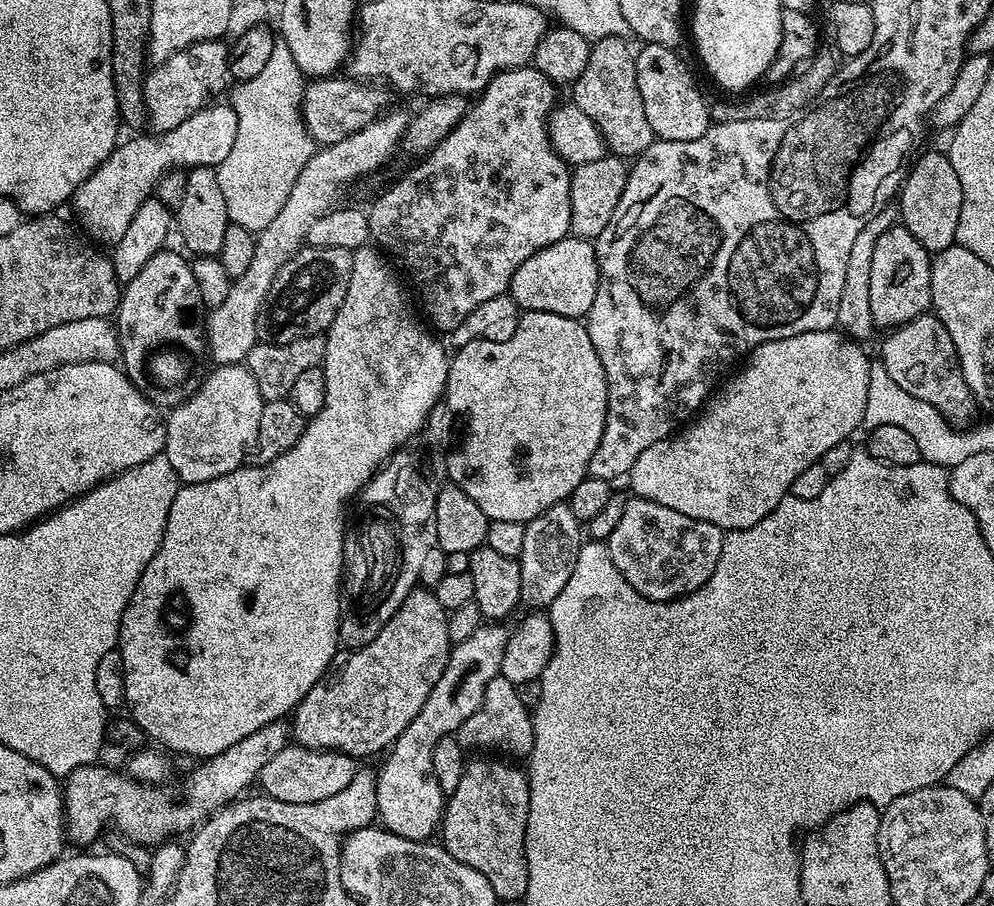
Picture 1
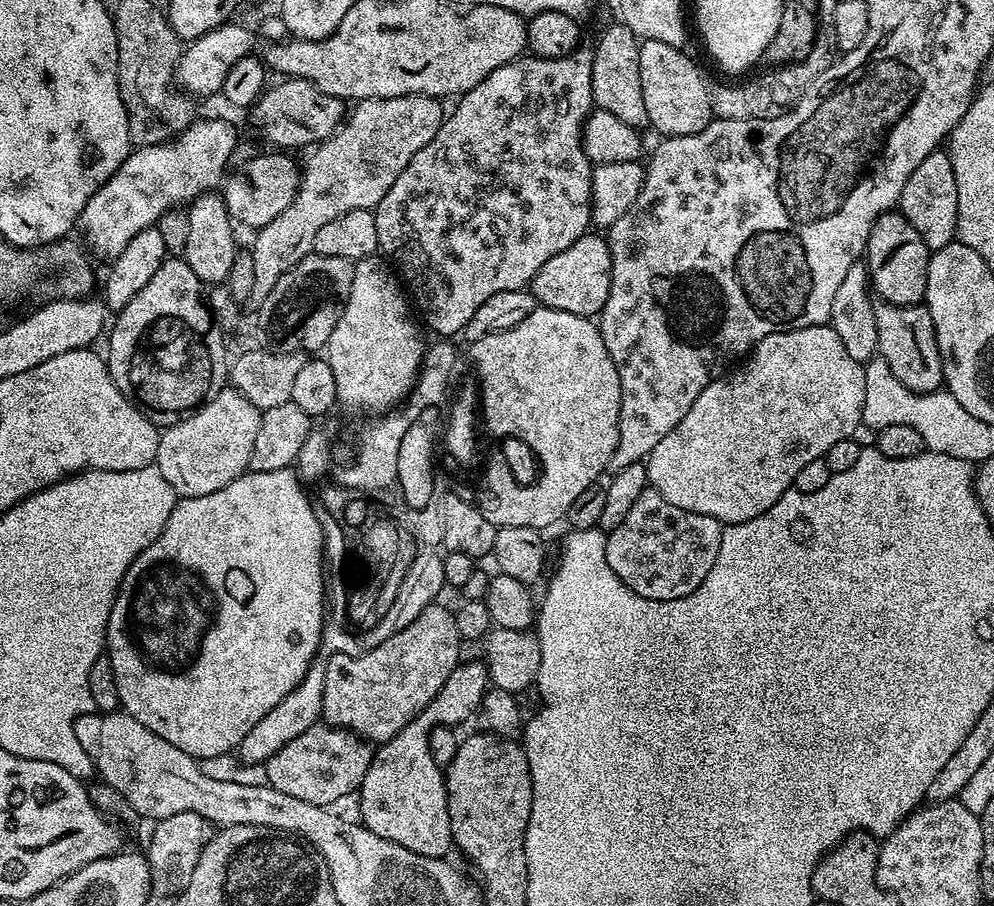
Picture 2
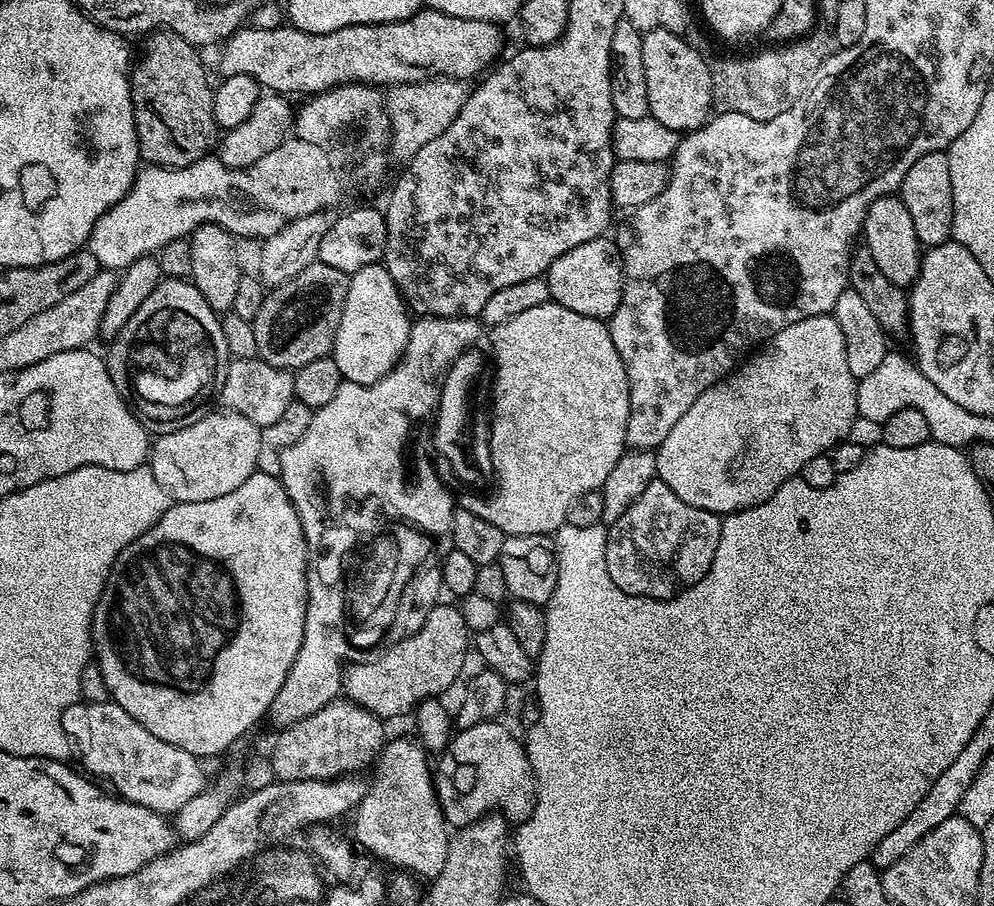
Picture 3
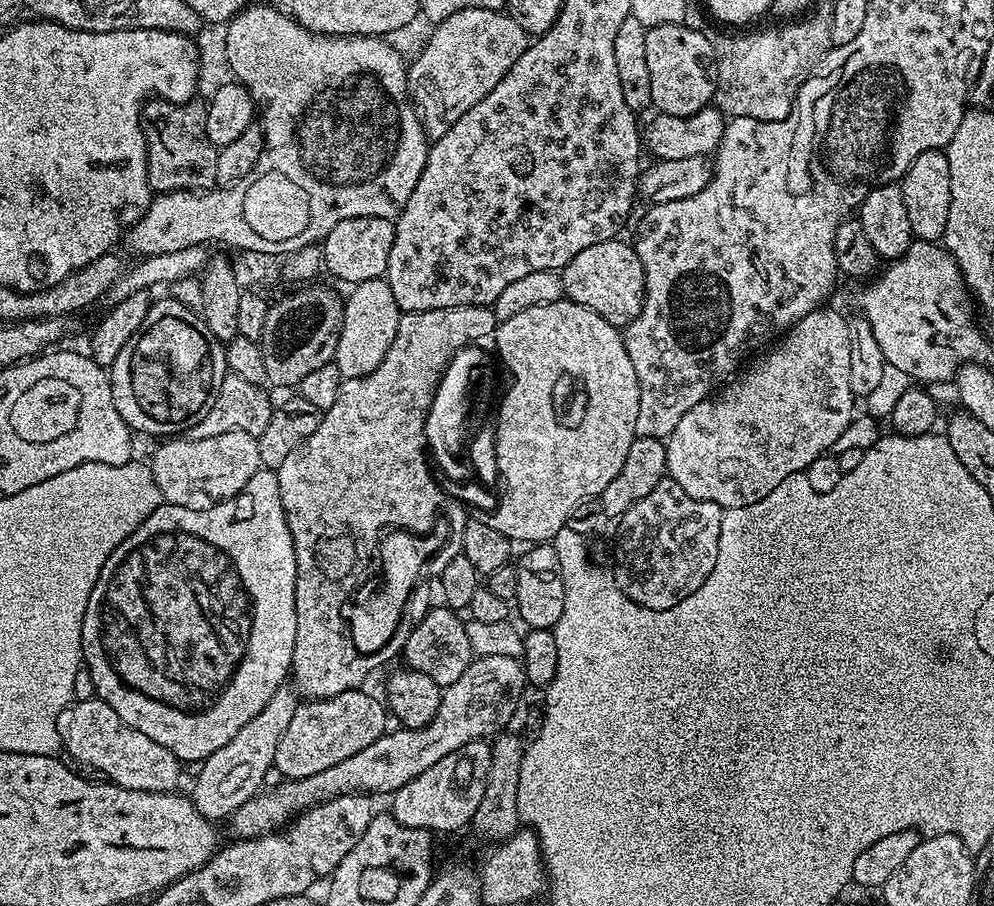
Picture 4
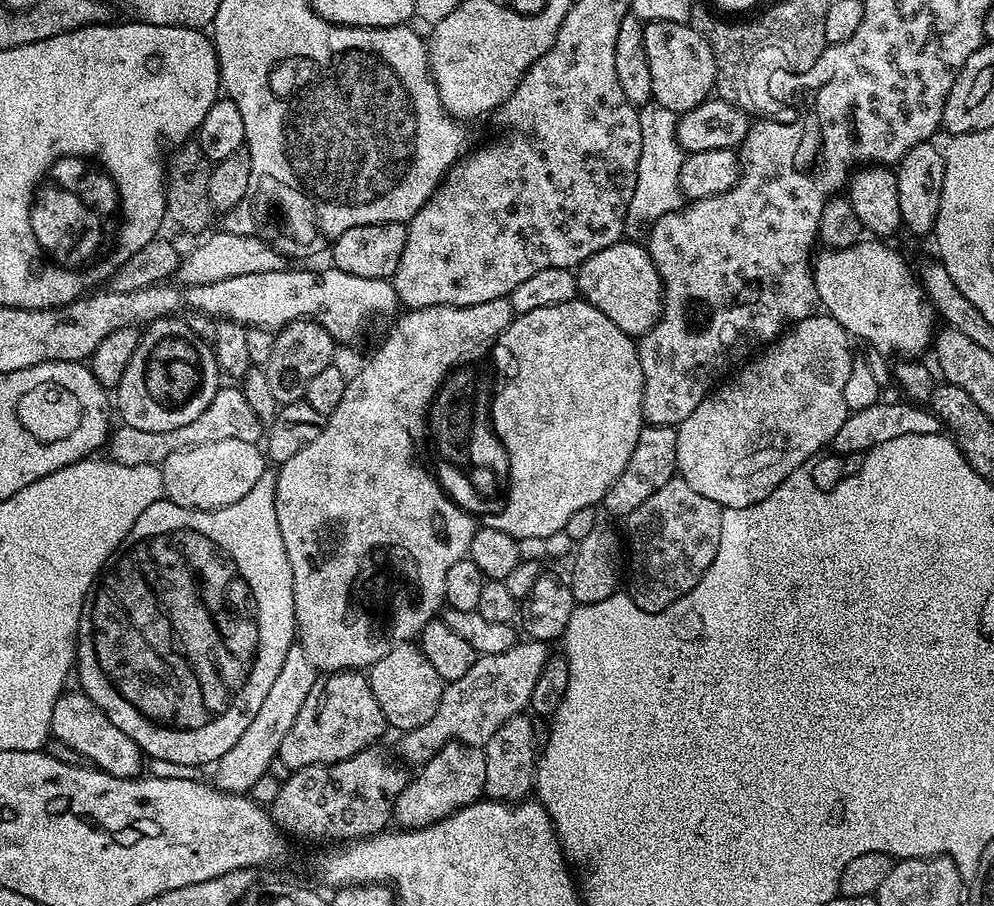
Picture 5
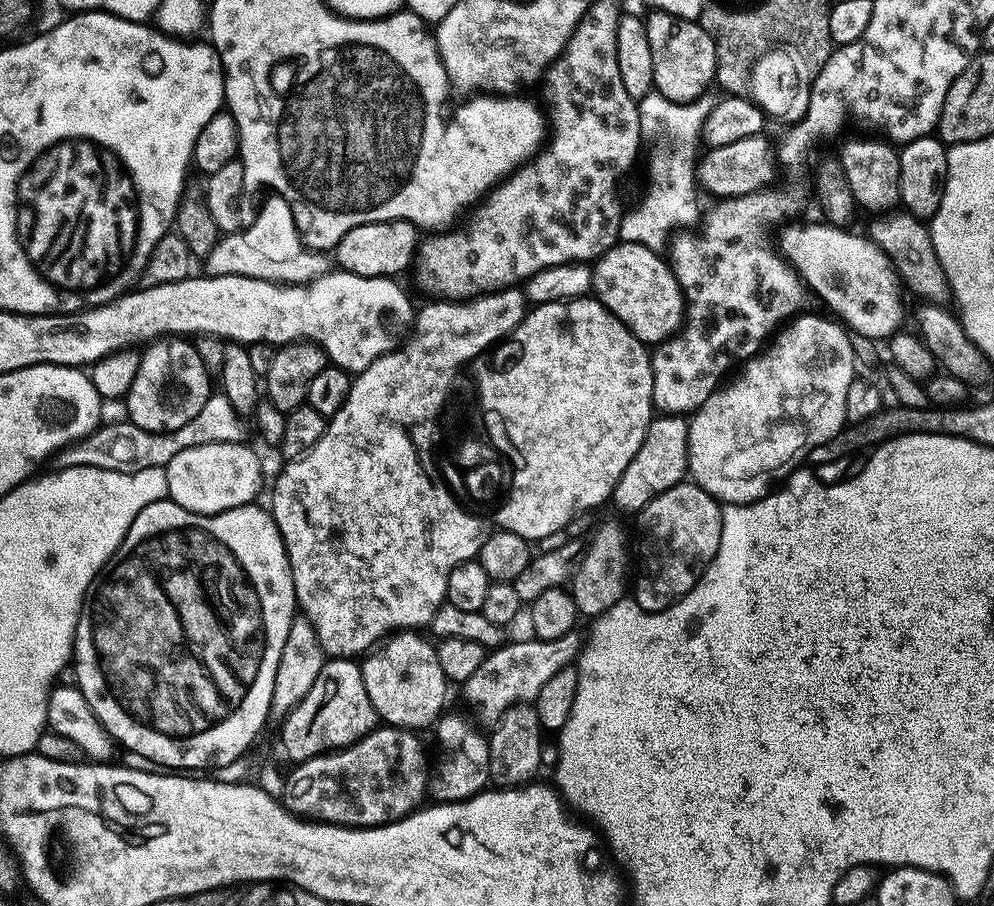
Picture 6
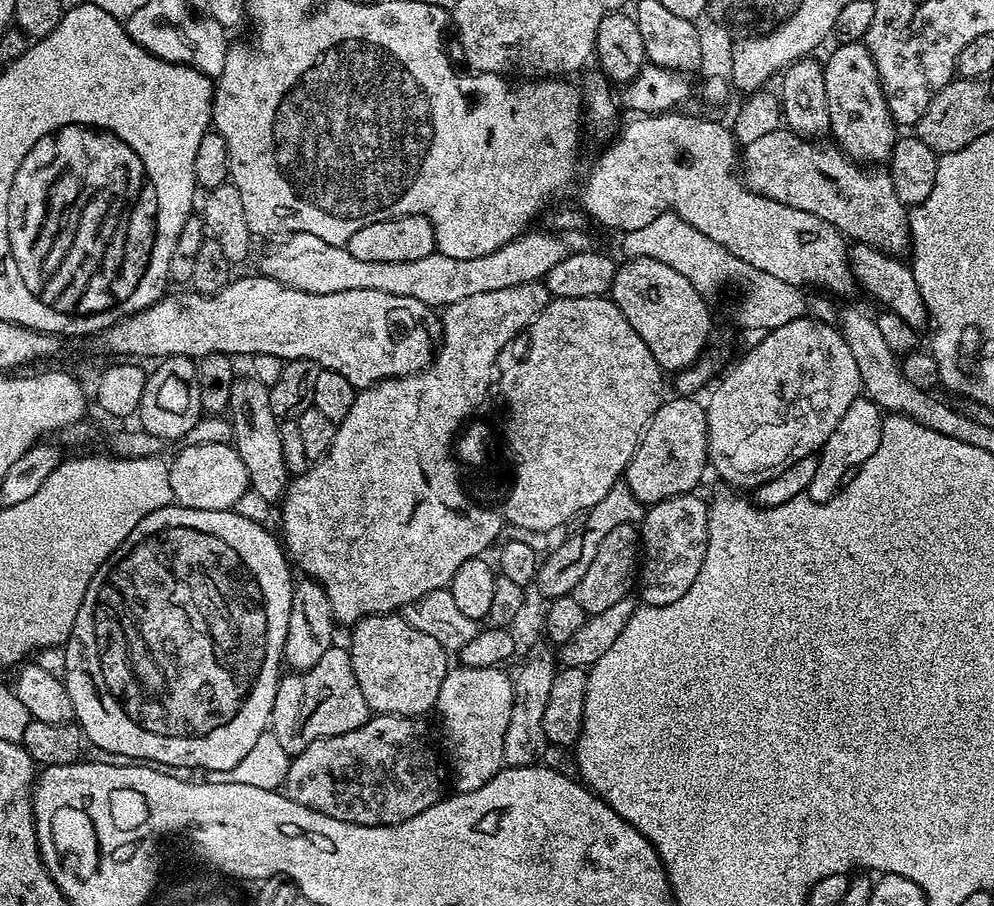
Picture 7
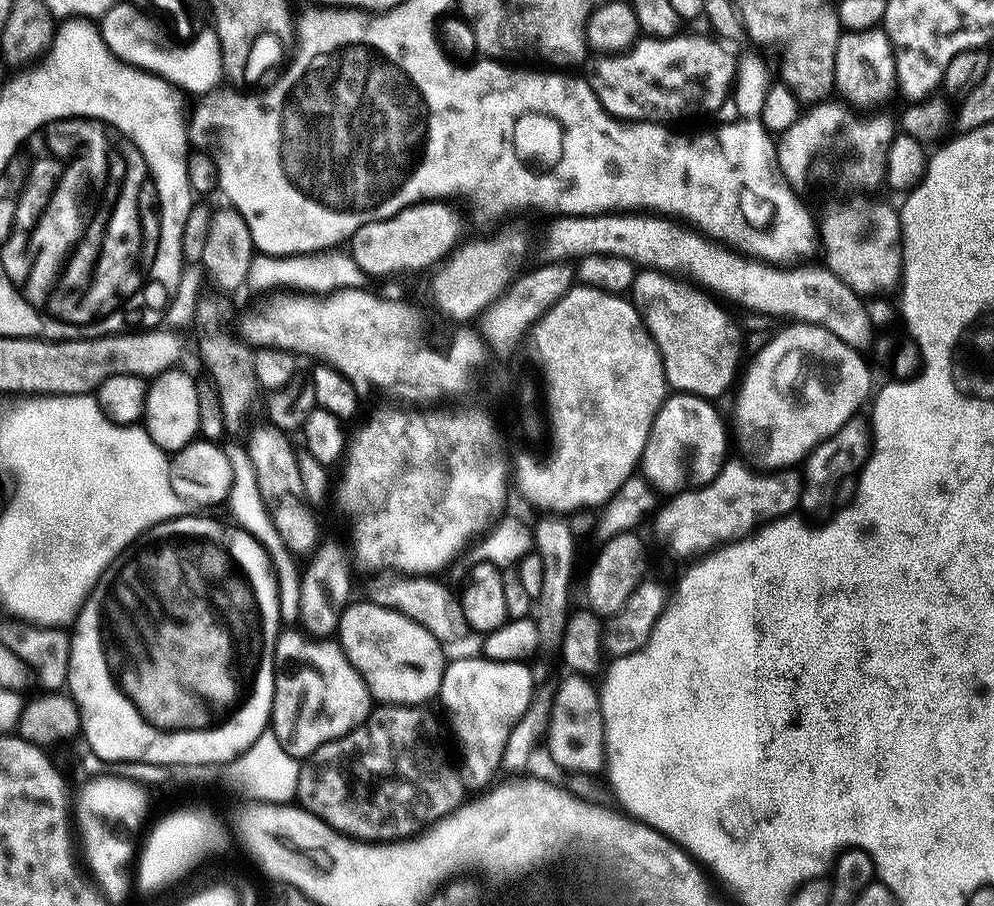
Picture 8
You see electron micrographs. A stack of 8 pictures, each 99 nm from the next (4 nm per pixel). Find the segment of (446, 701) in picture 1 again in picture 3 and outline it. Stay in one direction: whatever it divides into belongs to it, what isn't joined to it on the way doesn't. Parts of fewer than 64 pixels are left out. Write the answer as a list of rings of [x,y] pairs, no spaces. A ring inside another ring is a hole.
[[[389,739],[374,761],[375,768],[376,773],[373,774],[372,780],[370,779],[366,794],[354,810],[357,840],[355,843],[357,845],[360,843],[370,855],[377,856],[378,859],[385,860],[388,864],[393,864],[396,870],[403,870],[416,878],[425,876],[425,881],[428,882],[435,880],[436,875],[442,870],[442,865],[446,862],[450,825],[444,819],[436,797],[434,772],[430,767],[429,753],[425,752],[415,739]]]

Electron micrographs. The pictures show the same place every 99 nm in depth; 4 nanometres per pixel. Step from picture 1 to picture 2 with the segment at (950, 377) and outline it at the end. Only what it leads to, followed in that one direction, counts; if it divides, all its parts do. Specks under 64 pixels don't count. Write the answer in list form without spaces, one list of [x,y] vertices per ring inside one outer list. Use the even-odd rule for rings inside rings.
[[[883,302],[873,303],[874,326],[878,326],[878,346],[877,353],[890,366],[894,373],[894,378],[902,382],[915,392],[939,392],[944,383],[944,371],[942,370],[942,356],[938,350],[938,338],[934,334],[934,322],[930,318],[930,310],[923,303],[907,304],[898,306],[897,304],[886,304]]]

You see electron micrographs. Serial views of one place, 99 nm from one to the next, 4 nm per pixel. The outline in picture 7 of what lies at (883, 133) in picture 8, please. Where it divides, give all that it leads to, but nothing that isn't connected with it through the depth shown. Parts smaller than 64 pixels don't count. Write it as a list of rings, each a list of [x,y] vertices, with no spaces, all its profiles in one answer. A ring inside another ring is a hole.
[[[787,130],[765,134],[743,145],[742,160],[743,156],[742,179],[750,191],[782,202],[782,206],[806,210],[806,214],[814,214],[833,224],[849,241],[868,244],[887,256],[900,258],[909,251],[909,209],[898,198],[887,171],[869,170],[857,164],[835,143],[813,142]]]

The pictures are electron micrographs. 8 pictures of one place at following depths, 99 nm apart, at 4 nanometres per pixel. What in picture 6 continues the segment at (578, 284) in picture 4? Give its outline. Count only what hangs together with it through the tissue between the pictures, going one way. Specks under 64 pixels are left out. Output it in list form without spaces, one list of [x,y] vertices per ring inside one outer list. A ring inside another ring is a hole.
[[[618,242],[600,259],[592,271],[592,292],[618,322],[622,322],[645,346],[671,340],[681,331],[686,317],[684,291],[672,273],[671,263],[660,252],[634,242]]]

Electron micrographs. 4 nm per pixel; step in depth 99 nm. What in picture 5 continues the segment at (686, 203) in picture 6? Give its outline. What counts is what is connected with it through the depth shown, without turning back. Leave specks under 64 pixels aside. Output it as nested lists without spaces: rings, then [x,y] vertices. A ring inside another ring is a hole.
[[[649,102],[639,107],[639,125],[642,131],[642,147],[638,160],[638,178],[635,179],[634,195],[627,211],[625,229],[632,230],[640,226],[650,226],[658,218],[670,212],[675,212],[684,202],[680,190],[681,166],[685,152],[677,141],[677,113],[655,102]]]

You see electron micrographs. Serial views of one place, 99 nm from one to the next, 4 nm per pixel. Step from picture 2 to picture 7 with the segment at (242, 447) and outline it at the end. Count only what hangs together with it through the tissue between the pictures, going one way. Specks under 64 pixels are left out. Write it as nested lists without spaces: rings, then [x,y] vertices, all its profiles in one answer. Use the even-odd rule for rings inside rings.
[[[231,443],[212,445],[192,445],[182,447],[180,453],[168,464],[168,477],[173,501],[179,507],[194,510],[218,510],[227,512],[235,509],[249,491],[246,466],[238,458]]]

